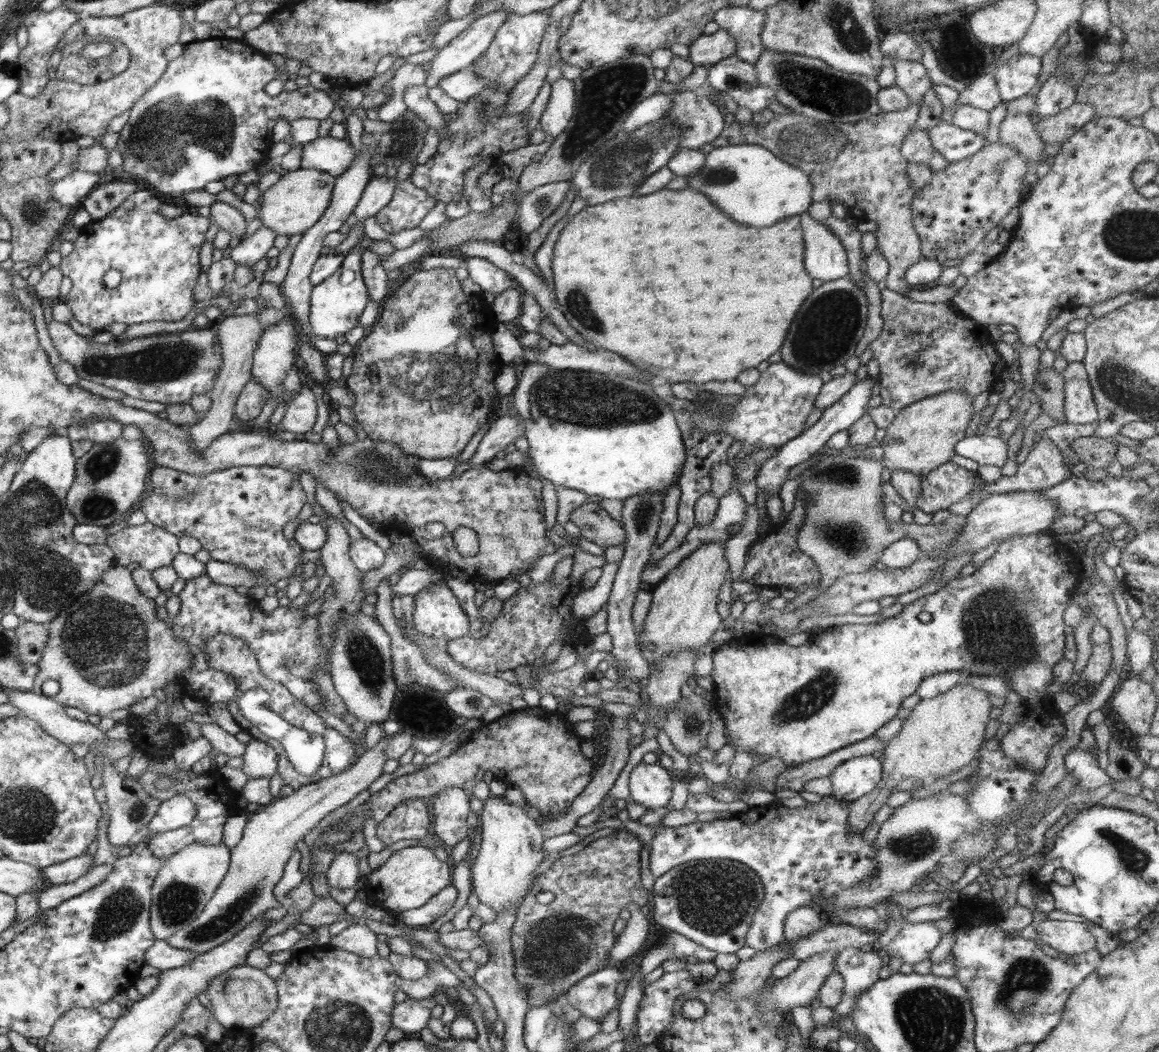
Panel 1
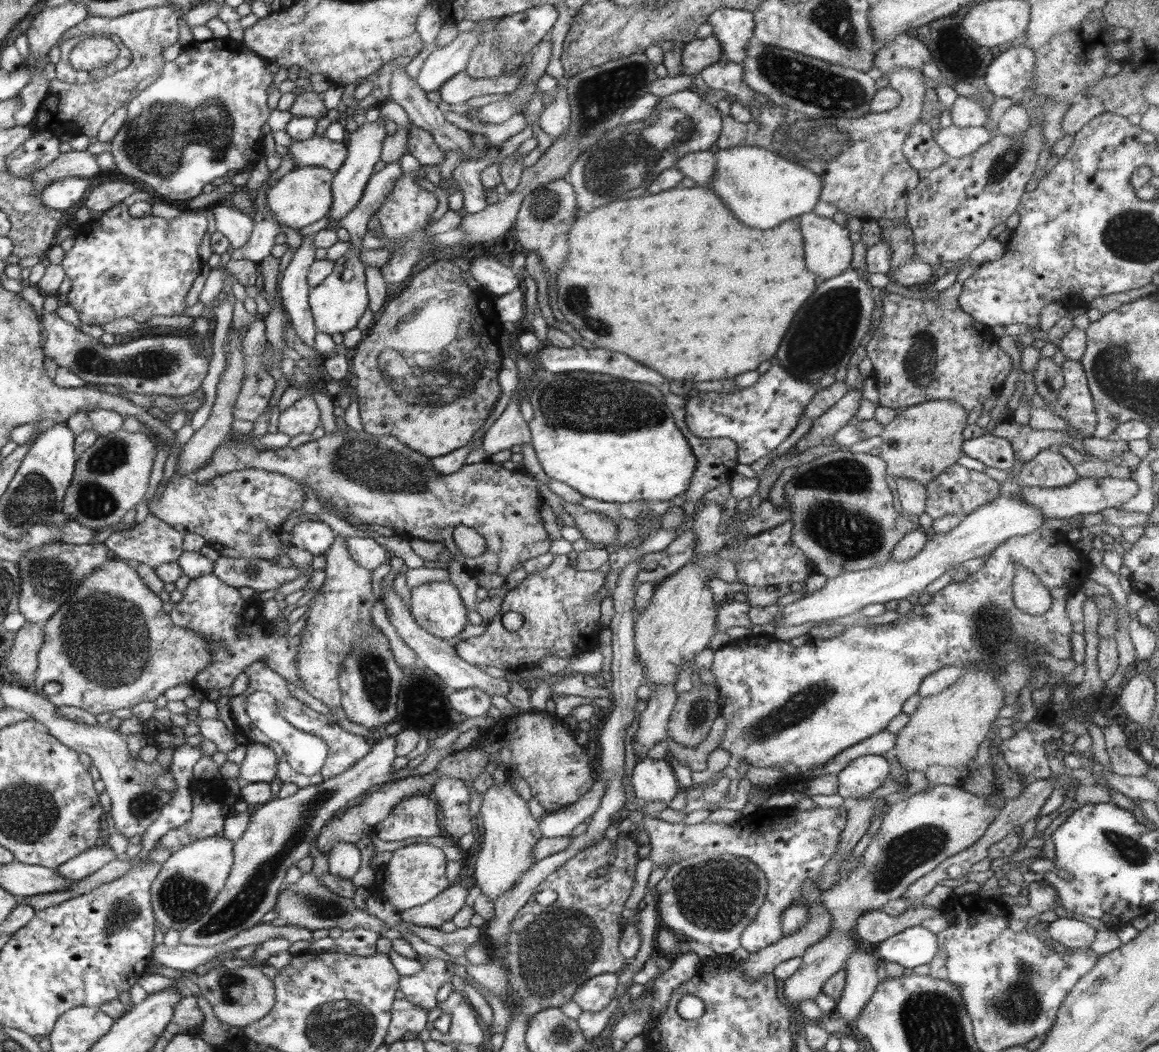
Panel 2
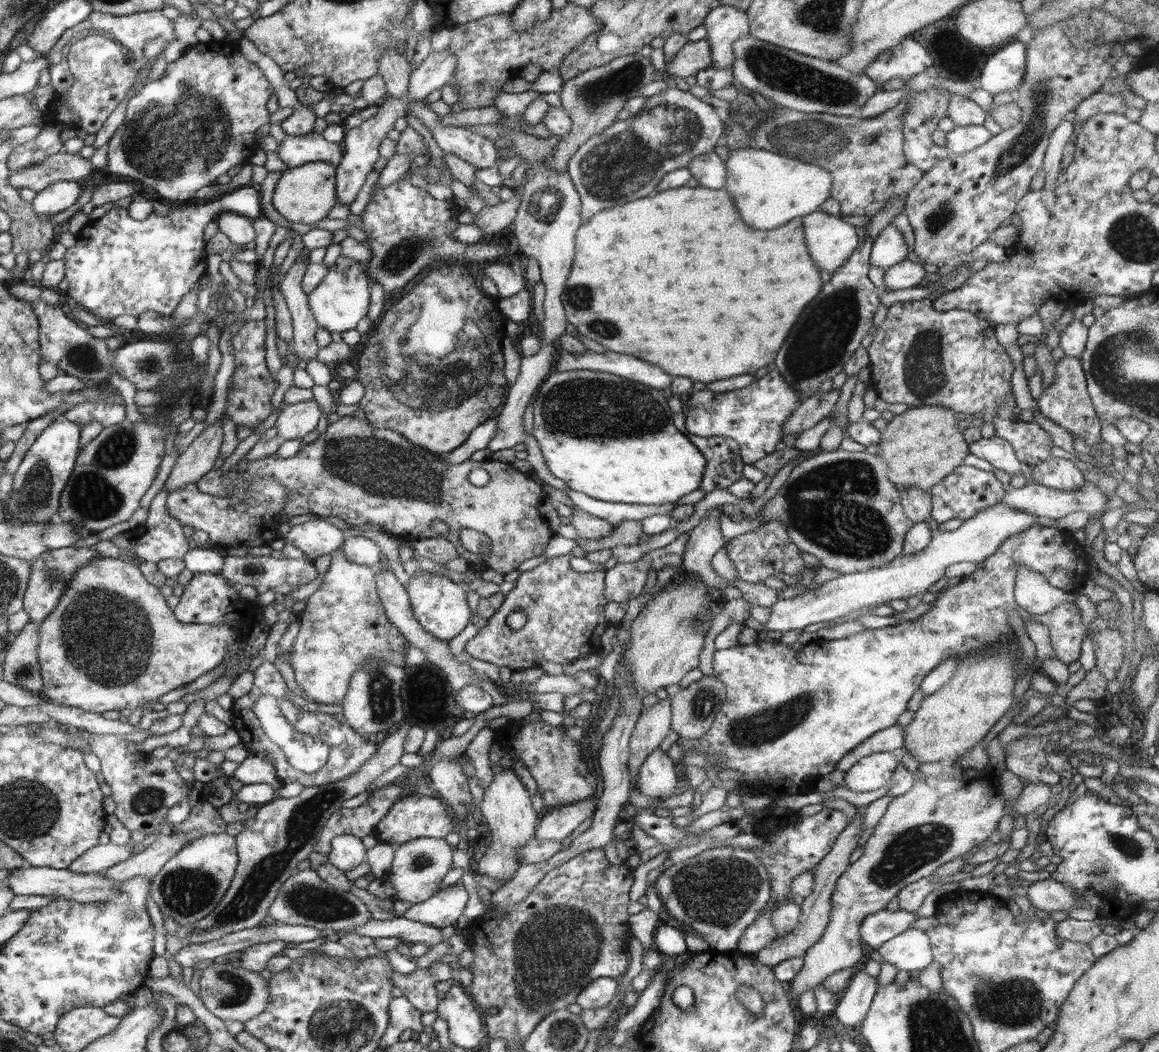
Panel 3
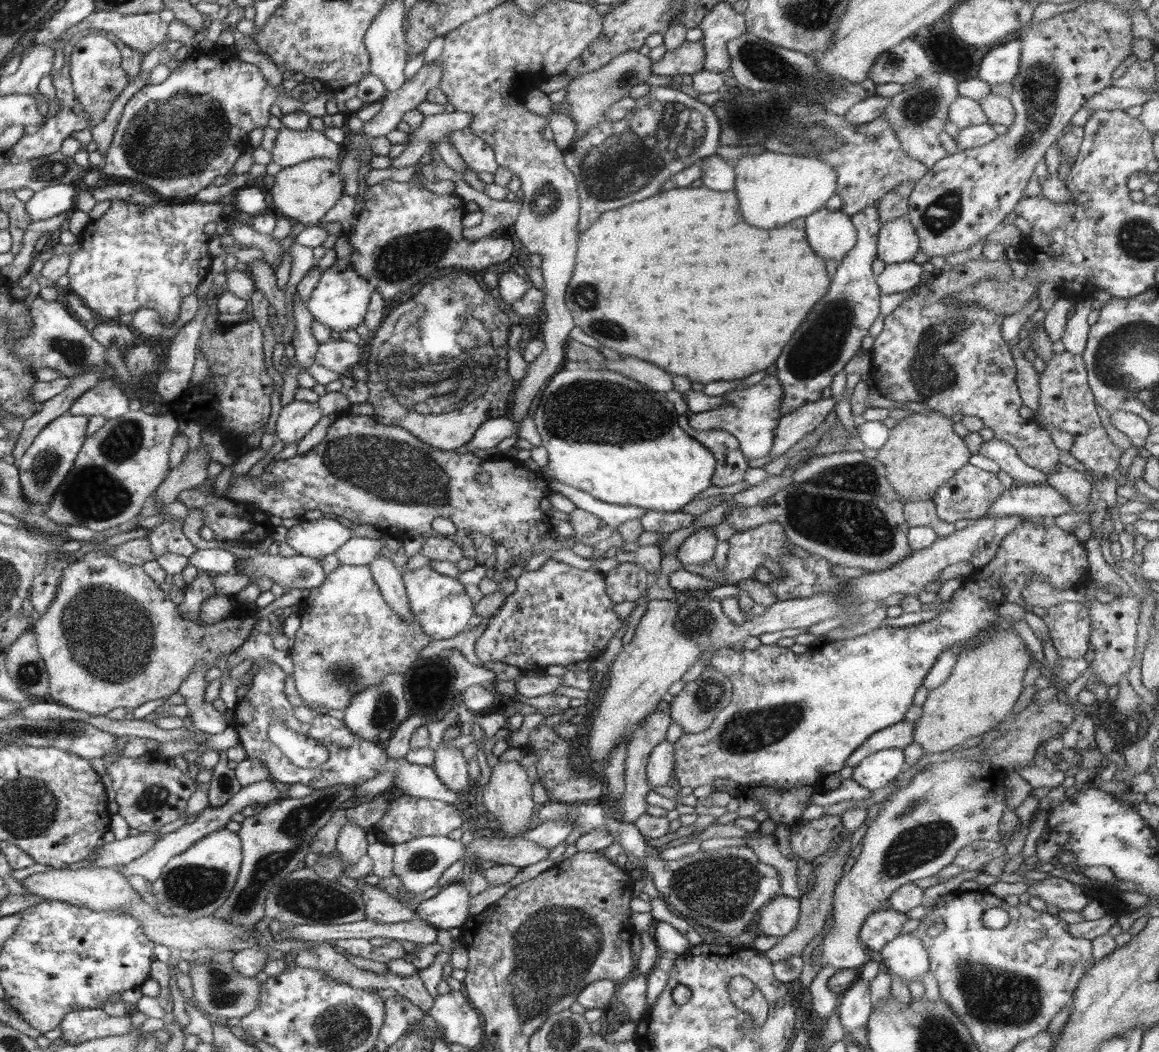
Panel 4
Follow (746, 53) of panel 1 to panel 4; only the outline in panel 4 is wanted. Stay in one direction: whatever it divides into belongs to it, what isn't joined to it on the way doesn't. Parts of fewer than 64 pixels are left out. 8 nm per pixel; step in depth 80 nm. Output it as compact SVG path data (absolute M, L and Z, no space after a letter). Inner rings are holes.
M721 1L704 15L699 28L703 32L700 42L705 50L703 70L725 74L731 66L727 44L747 32L745 16L738 14L730 3Z

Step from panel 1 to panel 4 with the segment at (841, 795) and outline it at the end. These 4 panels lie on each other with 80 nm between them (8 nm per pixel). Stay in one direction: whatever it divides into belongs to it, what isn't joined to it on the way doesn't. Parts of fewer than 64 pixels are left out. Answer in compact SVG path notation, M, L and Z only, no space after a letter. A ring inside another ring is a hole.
M892 748L870 754L854 767L851 779L871 792L885 788L907 768L903 751Z

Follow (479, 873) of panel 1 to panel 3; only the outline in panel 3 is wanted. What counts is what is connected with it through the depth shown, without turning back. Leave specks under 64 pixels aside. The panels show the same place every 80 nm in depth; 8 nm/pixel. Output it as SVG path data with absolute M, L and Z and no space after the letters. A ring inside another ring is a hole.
M504 768L494 776L494 781L485 789L482 804L476 814L481 815L490 827L492 844L478 862L473 862L477 873L486 874L498 882L509 881L519 867L519 848L532 841L536 835L541 812L532 802L526 786L516 776L513 768Z

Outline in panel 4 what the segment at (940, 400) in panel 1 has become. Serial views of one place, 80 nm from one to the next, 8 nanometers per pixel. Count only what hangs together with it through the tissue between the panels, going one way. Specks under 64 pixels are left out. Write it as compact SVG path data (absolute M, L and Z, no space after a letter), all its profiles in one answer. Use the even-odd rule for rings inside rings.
M914 412L889 430L888 440L877 450L876 458L885 466L886 478L903 502L930 500L936 489L969 463L972 453L966 447L964 437L953 429L954 421L940 412Z

